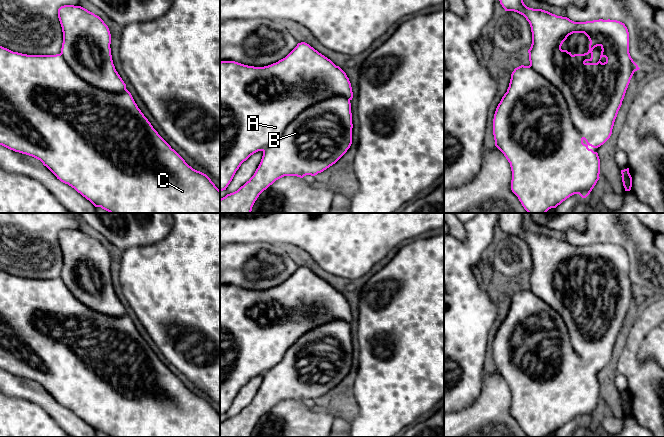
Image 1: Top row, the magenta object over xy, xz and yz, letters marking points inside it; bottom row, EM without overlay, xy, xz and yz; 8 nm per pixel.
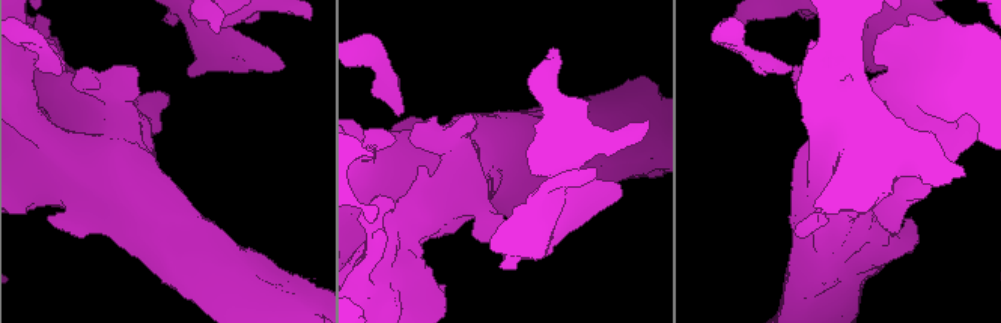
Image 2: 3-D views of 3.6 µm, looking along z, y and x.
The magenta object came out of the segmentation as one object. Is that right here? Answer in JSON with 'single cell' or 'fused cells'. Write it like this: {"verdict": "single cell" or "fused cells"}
{"verdict": "single cell"}

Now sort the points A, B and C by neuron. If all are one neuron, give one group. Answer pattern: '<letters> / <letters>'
A B C

